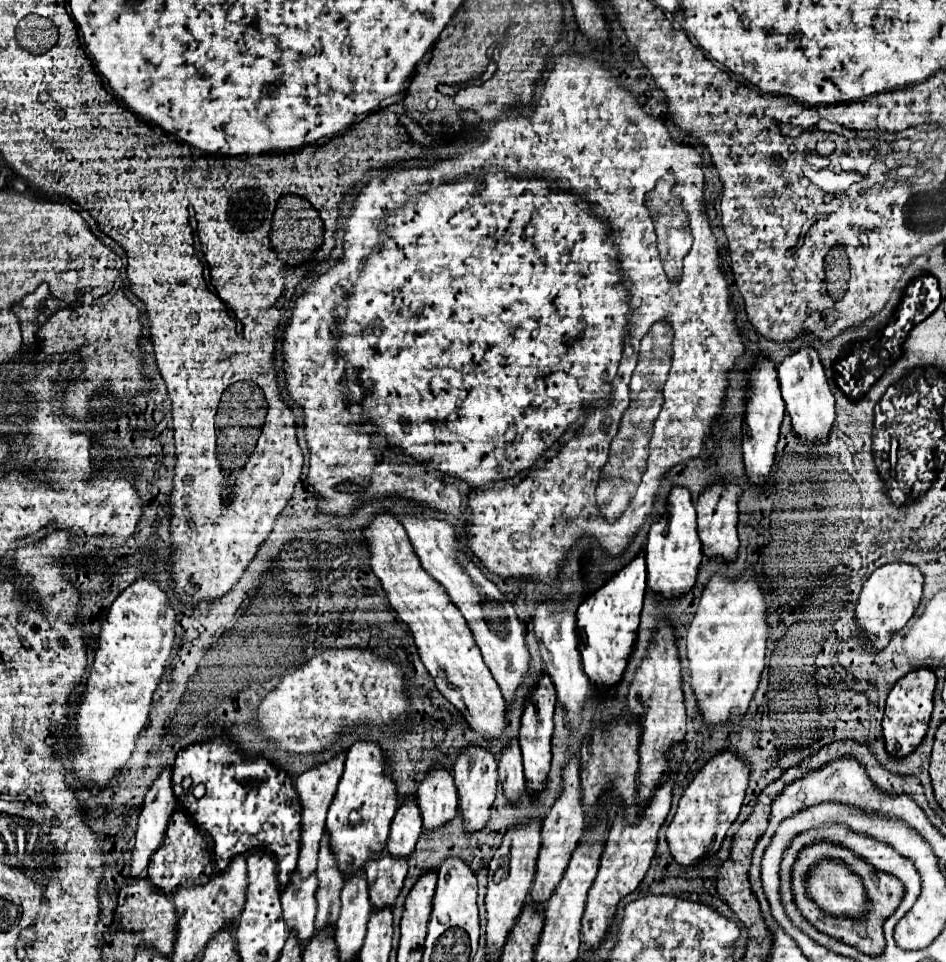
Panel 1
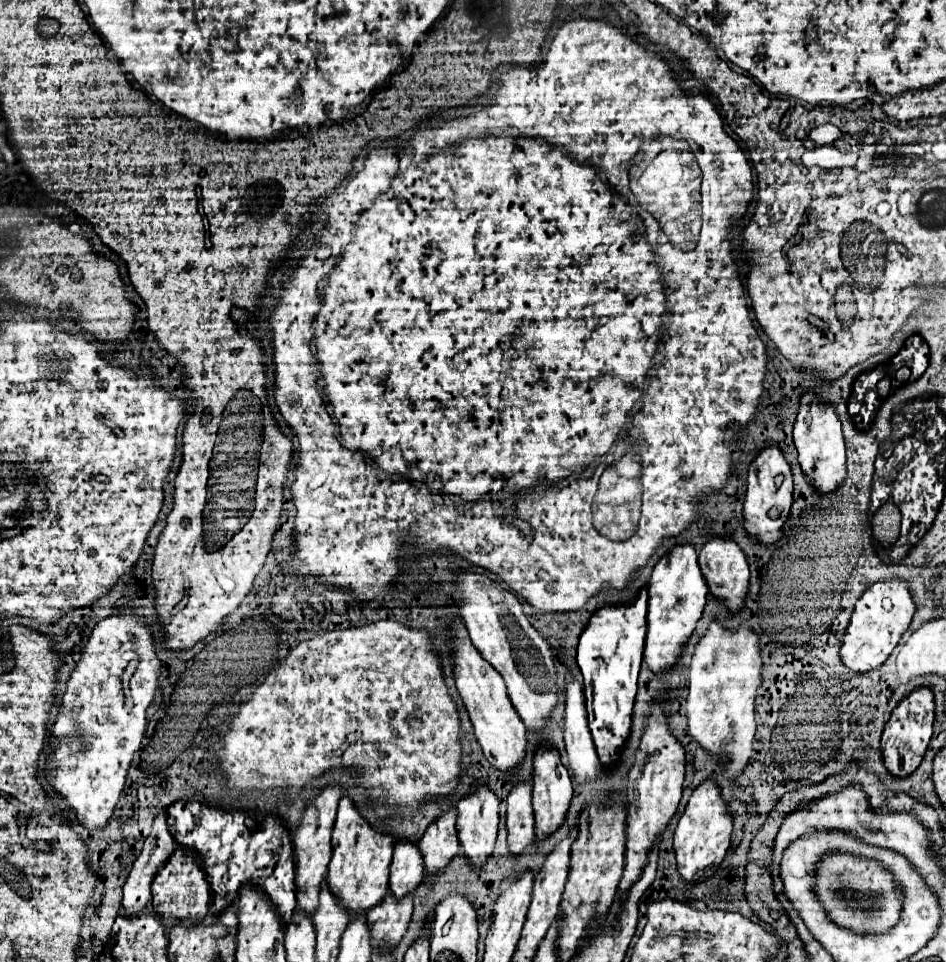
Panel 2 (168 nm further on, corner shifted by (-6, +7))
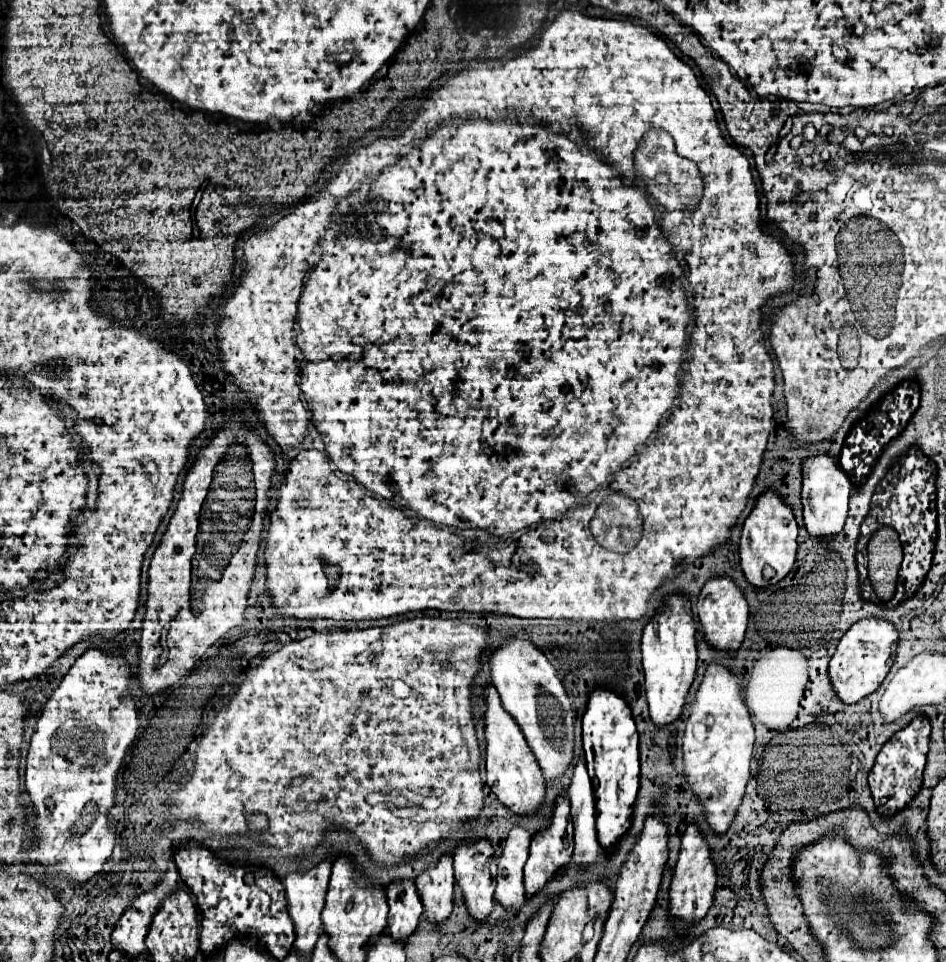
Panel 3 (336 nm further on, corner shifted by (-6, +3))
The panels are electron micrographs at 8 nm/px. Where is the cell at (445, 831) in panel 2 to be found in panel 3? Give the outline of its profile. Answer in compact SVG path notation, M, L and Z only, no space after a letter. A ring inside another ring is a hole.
M445 853L437 859L437 863L425 871L421 871L415 879L417 893L425 907L423 917L435 925L451 915L453 909L453 855Z

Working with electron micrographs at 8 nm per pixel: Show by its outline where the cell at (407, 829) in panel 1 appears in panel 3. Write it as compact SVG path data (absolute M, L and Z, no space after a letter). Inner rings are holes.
M413 879L393 881L387 889L389 901L389 935L393 939L407 939L423 913L423 905L419 901L417 887Z

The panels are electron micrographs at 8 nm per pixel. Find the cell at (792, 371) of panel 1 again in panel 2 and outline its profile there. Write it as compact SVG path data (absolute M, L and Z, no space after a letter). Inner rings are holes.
M803 395L795 431L793 431L793 441L795 441L795 449L797 449L797 463L799 463L801 471L805 473L809 485L817 493L827 495L827 493L833 493L839 487L843 487L843 481L847 477L845 443L843 443L843 433L841 433L841 421L839 421L833 405L819 403L817 395Z

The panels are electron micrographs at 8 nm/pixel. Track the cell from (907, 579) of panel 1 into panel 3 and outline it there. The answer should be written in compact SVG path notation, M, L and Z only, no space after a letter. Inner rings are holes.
M865 617L853 623L847 633L841 637L837 651L829 663L829 675L835 693L845 703L855 703L861 697L873 693L881 681L887 677L893 661L895 661L895 649L899 643L899 631L891 621L881 617Z

